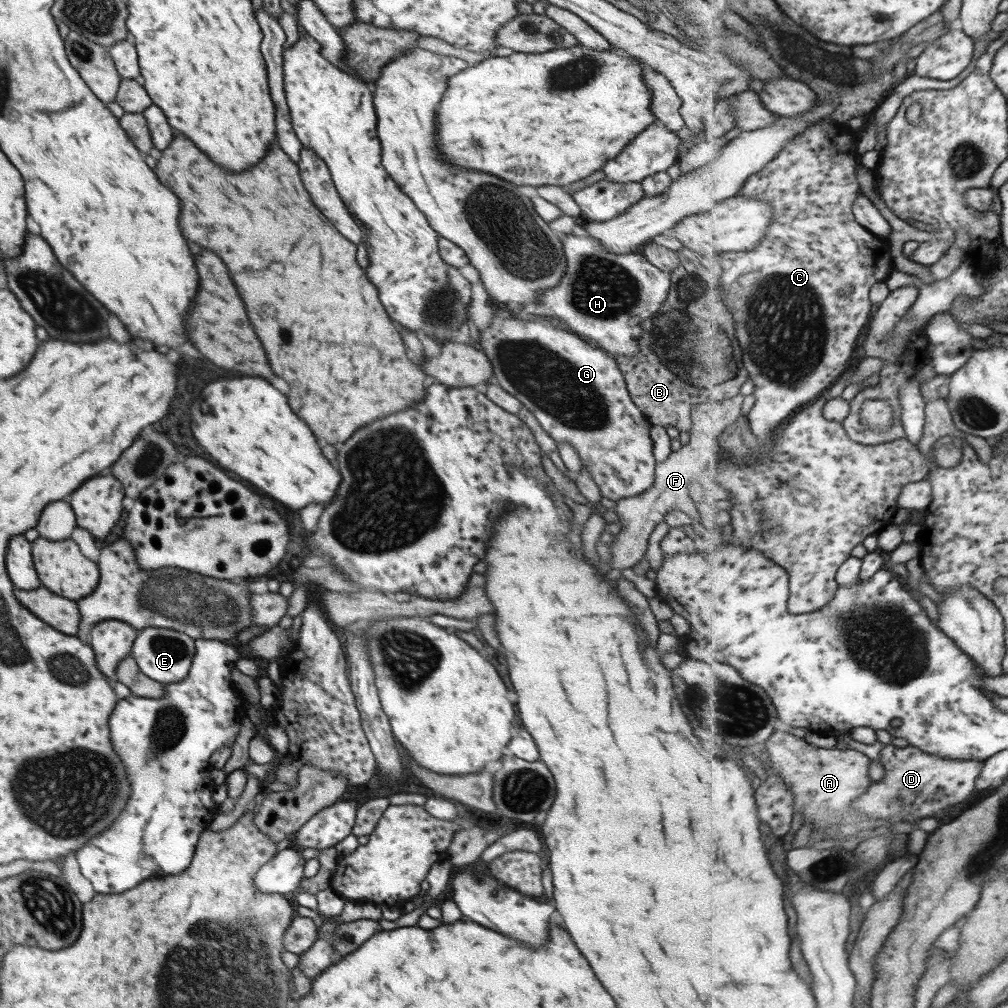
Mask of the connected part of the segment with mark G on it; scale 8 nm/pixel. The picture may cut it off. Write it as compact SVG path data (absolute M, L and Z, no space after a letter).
M495 306L489 326L478 331L477 346L490 362L495 384L514 396L556 444L573 446L601 496L616 501L641 494L652 485L656 463L651 450L653 442L649 437L651 424L631 400L614 357L565 330L523 322L515 316L503 318L497 314Z

